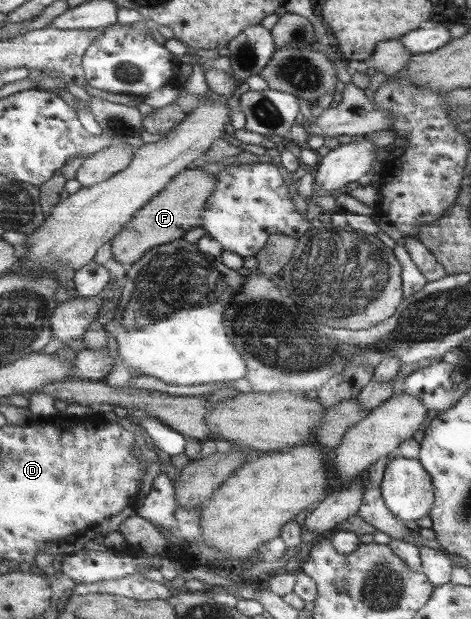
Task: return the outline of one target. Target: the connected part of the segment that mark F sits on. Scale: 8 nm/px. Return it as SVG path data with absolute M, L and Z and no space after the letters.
M200 168L179 172L143 209L135 212L133 219L112 239L111 252L115 261L125 268L137 263L150 249L185 237L187 231L201 227L202 211L217 187L217 174L203 172Z

